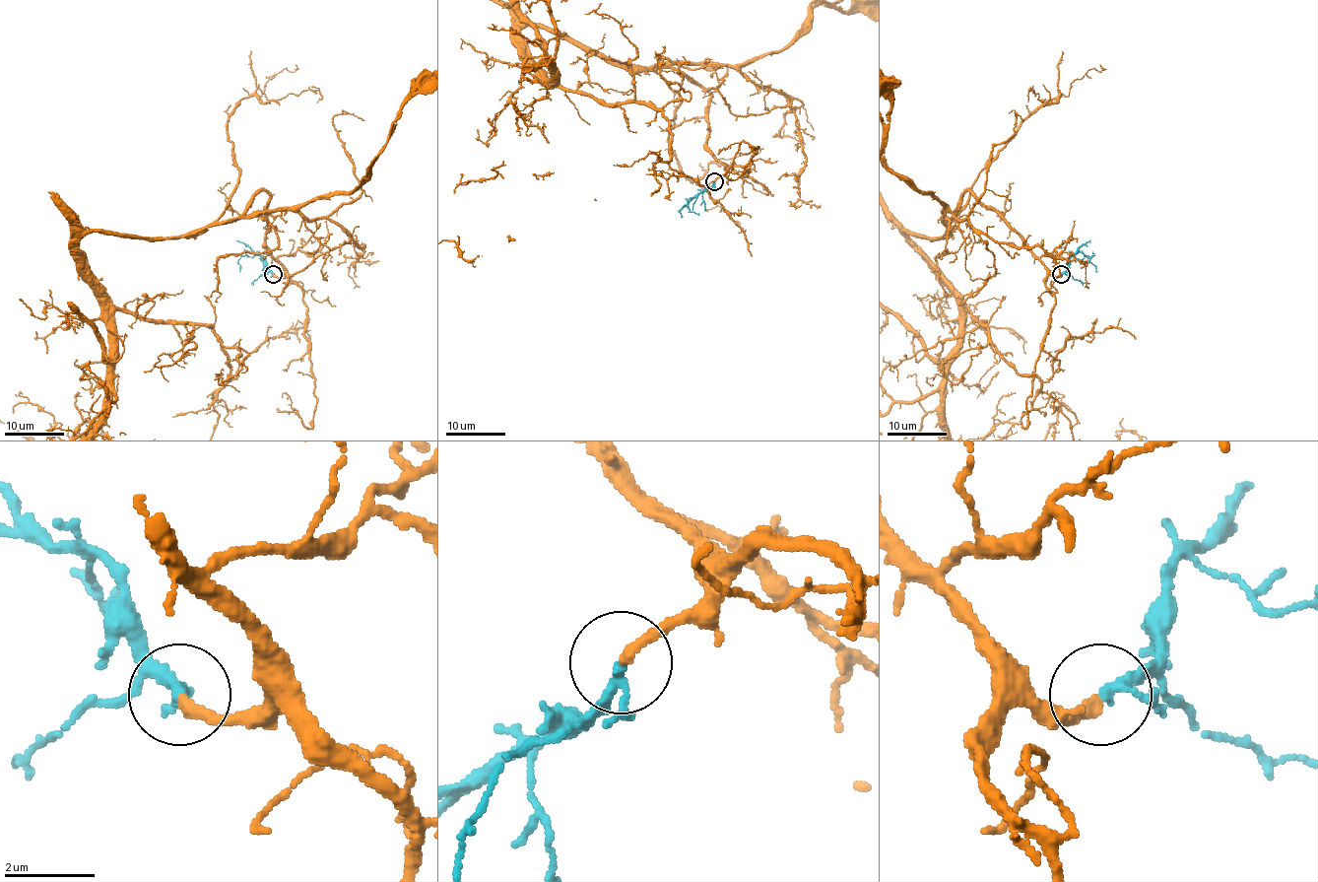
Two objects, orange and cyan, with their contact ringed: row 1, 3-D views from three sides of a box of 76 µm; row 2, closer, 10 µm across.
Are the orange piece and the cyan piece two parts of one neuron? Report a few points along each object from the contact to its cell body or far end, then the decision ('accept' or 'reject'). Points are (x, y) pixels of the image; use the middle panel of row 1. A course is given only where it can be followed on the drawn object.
orange runs (714, 180), (725, 168), (707, 148), (711, 98), (673, 66), (743, 65), (779, 51), (820, 2); cyan runs (714, 180), (708, 188), (690, 198), (681, 210), (682, 218); accept

